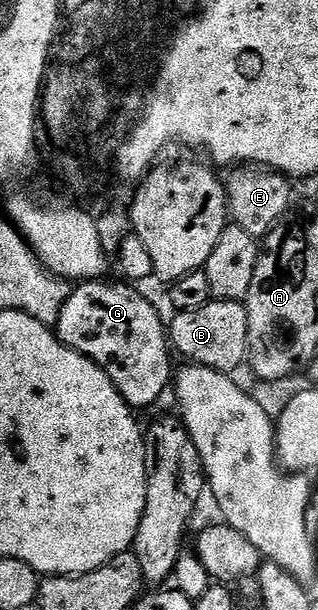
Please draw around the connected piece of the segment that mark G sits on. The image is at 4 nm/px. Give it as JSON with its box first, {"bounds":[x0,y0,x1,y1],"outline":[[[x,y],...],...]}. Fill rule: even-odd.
{"bounds":[57,279,173,409],"outline":[[[102,279],[72,287],[71,297],[61,306],[57,335],[62,344],[89,358],[113,382],[132,409],[150,409],[161,390],[173,383],[169,332],[159,312],[127,282],[103,284]]]}

